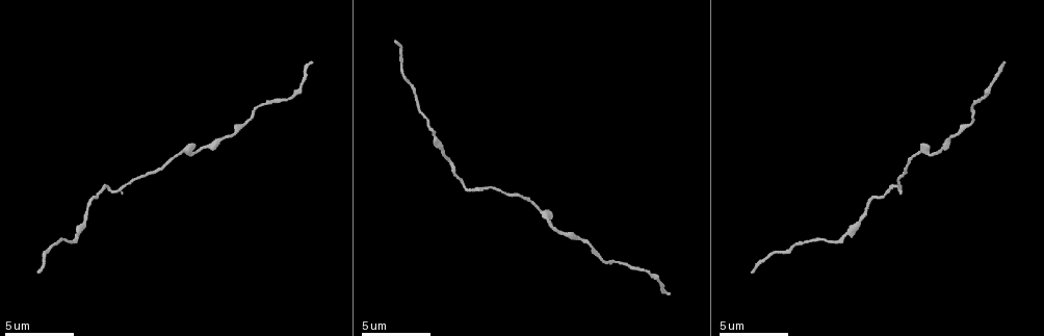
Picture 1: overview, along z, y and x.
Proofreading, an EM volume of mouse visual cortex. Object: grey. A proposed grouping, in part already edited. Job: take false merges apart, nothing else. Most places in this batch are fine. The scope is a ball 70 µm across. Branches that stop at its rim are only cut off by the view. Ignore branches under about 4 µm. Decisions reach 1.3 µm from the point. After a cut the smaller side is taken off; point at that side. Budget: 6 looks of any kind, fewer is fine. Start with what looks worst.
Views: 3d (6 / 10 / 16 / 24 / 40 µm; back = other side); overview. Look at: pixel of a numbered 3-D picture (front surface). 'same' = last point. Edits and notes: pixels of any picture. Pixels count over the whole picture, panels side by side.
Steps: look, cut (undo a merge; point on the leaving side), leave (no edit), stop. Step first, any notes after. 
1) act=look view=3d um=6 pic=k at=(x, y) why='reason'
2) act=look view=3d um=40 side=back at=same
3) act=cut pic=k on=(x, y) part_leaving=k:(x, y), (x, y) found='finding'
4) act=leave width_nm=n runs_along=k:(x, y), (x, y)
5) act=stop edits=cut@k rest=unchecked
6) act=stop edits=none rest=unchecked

act=look view=3d um=16 pic=1 at=(586, 243) why='narrows sharply'

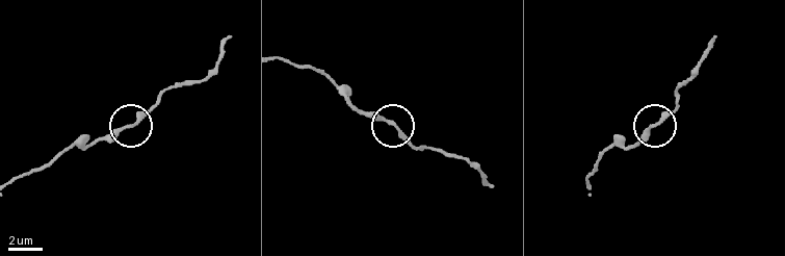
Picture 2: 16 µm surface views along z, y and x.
act=leave width_nm=190 runs_along=2:(290, 61), (314, 68), (356, 106), (372, 112), (421, 149) found='continuous, no second cell'

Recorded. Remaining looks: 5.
act=look view=3d um=6 pic=1 at=(120, 189) why='thick turns thin'

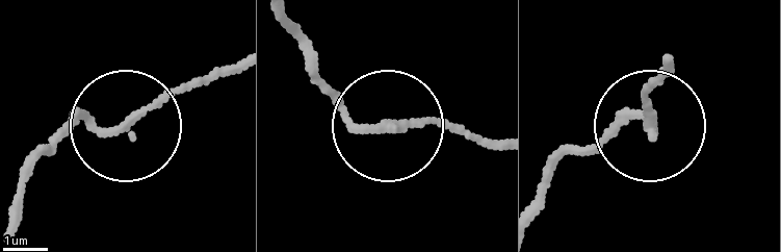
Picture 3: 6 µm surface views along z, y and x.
act=leave runs_along=3:(652, 81), (641, 97), (652, 126), (630, 119), (600, 145) found='continuous, no second cell'

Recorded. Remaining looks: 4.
act=look view=3d um=6 pic=1 at=(76, 237)

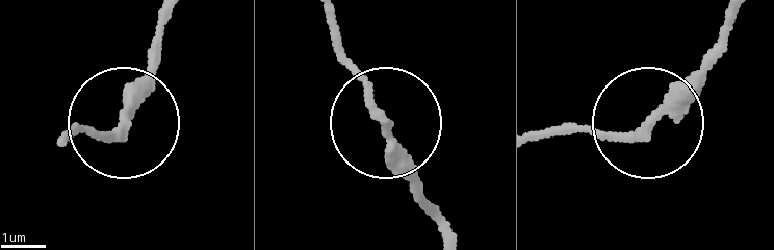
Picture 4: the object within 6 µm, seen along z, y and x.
act=look view=3d um=6 side=back pic=4 at=(647, 121)

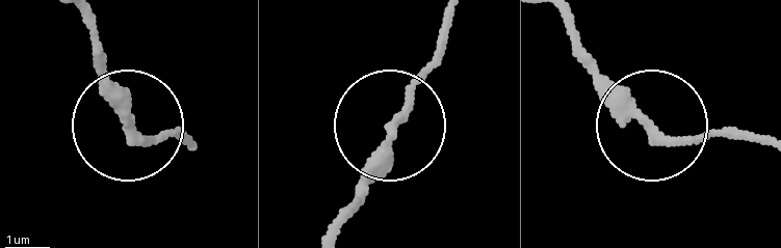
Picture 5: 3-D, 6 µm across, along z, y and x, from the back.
act=leave width_nm=260 runs_along=5:(342, 223), (368, 157), (443, 37) found='continuous, no second cell'

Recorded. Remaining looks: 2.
act=stop edits=none rest=unchecked

